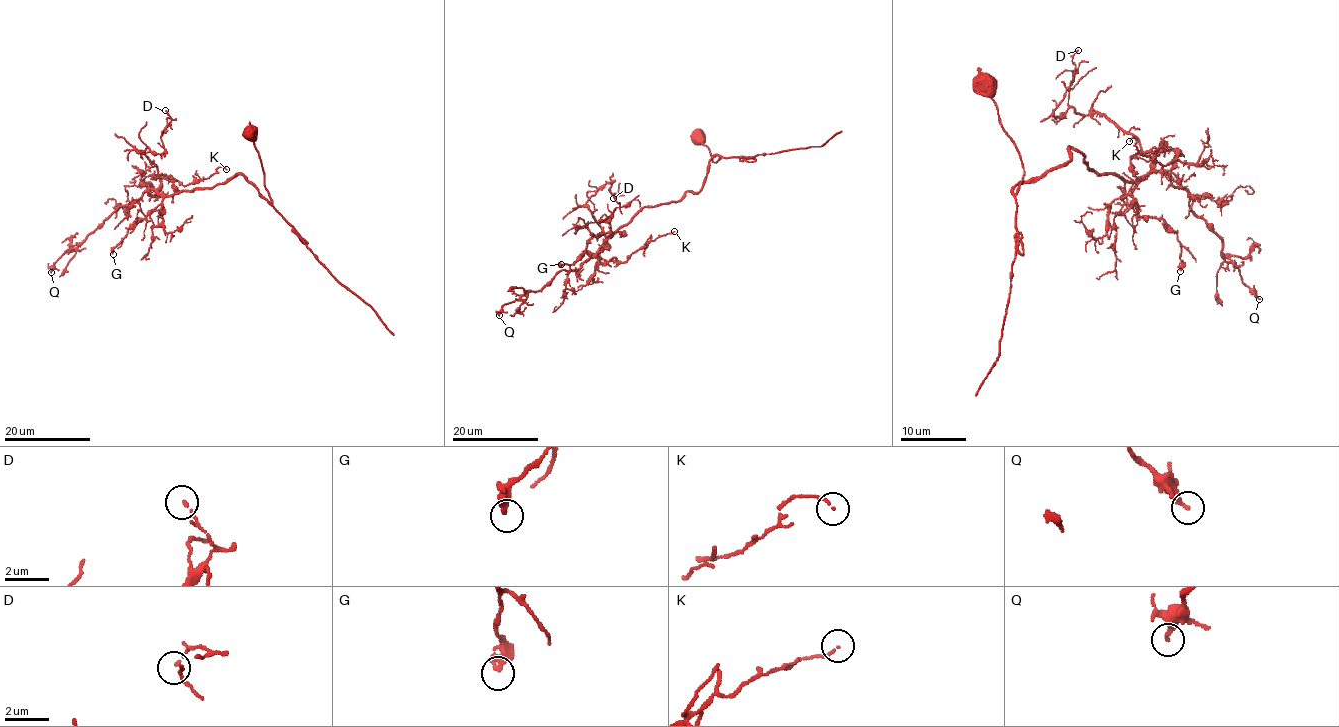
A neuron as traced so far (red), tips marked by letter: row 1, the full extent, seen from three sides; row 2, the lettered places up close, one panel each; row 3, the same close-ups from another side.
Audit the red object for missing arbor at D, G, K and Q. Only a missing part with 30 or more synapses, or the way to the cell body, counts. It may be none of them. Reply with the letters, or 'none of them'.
none of them

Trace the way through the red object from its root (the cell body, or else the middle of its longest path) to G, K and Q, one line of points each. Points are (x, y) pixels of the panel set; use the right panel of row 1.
G: (984, 85), (1024, 170), (1014, 193), (1073, 147), (1134, 183), (1136, 211), (1177, 234), (1180, 271)
K: (984, 85), (1024, 170), (1014, 193), (1070, 147), (1126, 180), (1177, 155), (1162, 165), (1129, 141)
Q: (984, 85), (1024, 170), (1014, 193), (1063, 167), (1070, 147), (1100, 174), (1164, 172), (1259, 299)

